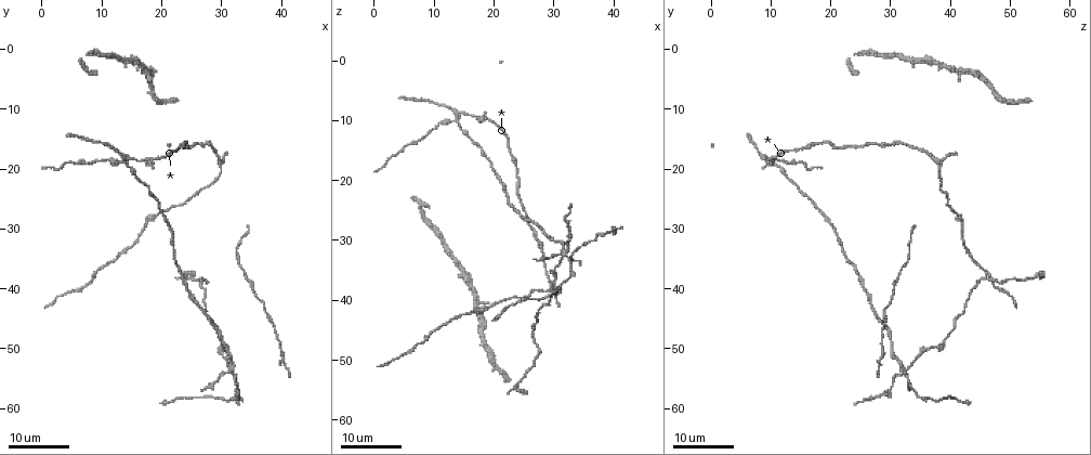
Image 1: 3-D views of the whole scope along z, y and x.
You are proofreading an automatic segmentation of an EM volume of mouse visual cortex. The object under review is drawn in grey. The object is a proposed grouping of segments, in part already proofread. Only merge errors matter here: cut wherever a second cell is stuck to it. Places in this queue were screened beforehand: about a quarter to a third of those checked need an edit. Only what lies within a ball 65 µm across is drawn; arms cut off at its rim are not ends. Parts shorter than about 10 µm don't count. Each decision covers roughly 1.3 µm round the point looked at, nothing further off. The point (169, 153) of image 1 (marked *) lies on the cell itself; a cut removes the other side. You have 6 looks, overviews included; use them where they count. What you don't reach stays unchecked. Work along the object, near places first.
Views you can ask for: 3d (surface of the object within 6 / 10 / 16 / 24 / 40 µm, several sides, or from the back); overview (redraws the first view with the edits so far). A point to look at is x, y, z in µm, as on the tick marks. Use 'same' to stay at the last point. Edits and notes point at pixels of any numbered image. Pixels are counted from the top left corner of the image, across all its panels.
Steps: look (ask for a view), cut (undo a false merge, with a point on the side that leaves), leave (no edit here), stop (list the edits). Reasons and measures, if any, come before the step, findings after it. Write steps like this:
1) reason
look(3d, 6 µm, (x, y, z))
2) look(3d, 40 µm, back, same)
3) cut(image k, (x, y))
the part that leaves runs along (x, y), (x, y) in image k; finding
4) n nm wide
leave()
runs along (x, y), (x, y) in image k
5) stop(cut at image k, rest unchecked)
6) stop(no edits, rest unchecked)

three arms meet
look(3d, 16 µm, (13.5, 19.0, 10.0))

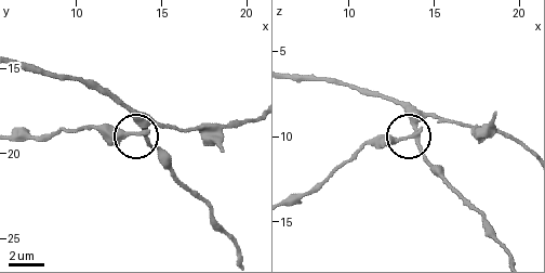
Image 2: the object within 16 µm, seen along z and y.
look(3d, 10 µm, (13.8, 18.8, 10.0))

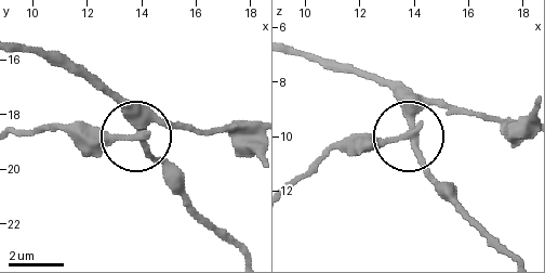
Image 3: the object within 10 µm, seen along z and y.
side arm 32 µm
cut(image 3, (103, 148))
the part that leaves runs along (141, 133), (74, 133), (53, 126), (17, 133) in image 3; a second cell is stuck on

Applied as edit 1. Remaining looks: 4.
two arms at a narrow angle
look(3d, 24 µm, (31.5, 53.5, 33.0))

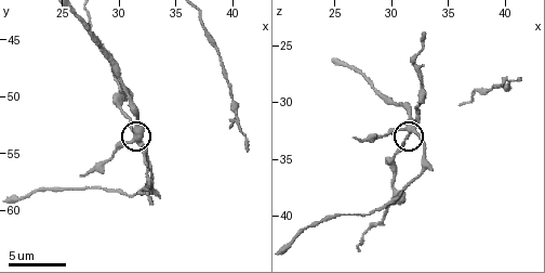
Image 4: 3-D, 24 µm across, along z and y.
look(3d, 6 µm, same)

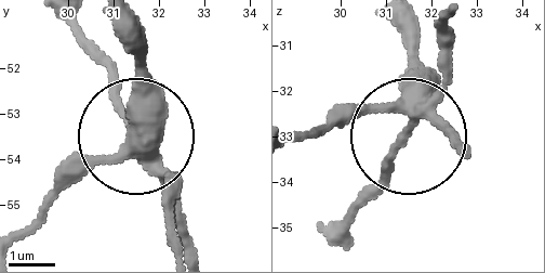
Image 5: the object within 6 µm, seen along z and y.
310 nm wide
cut(image 5, (446, 47))
the part that leaves runs along (420, 112), (349, 236) in image 5; a second cell is stuck on

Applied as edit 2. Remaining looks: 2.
look(3d, 16 µm, (30.0, 19.5, 38.5))

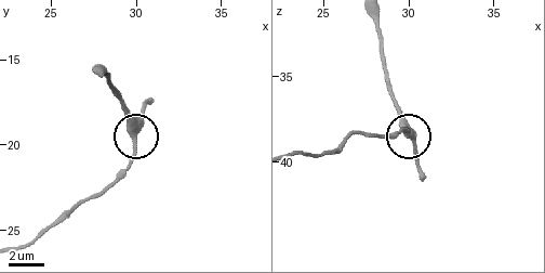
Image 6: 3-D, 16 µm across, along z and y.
closer look
look(3d, 10 µm, same)

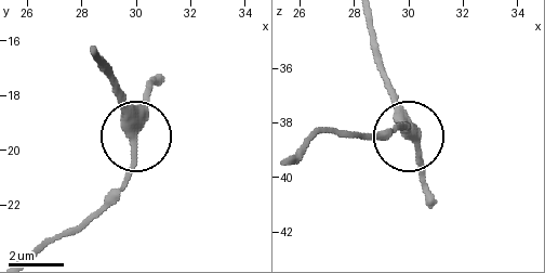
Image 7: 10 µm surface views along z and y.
370 nm wide
leave()
one cell here

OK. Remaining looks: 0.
stop(cut at image 3, cut at image 5, rest unchecked)

